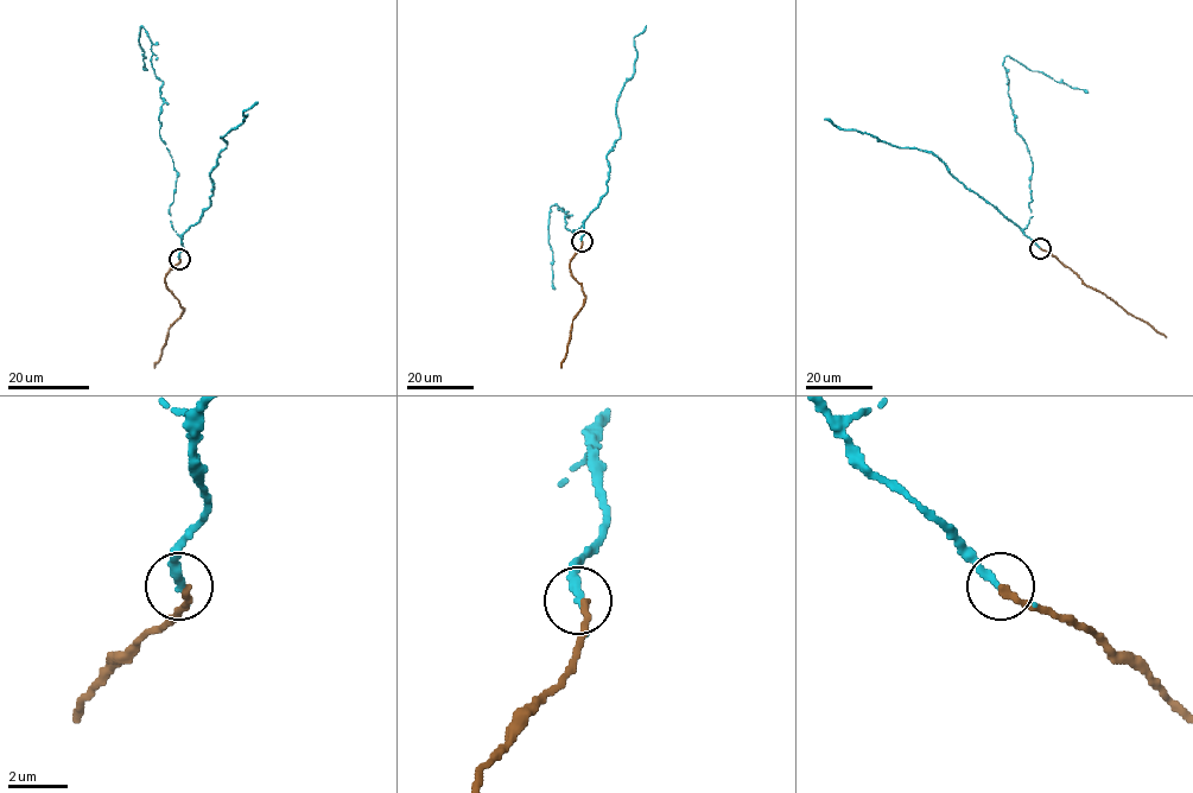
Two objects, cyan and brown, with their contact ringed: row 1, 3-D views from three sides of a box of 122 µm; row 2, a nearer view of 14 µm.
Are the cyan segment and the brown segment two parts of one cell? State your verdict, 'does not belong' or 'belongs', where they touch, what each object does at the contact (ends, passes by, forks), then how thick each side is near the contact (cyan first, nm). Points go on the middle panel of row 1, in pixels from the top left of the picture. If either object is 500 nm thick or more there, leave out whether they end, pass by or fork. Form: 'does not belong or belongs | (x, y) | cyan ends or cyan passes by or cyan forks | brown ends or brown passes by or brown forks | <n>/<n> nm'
belongs | (582, 241) | cyan ends | brown ends | 320/280 nm

